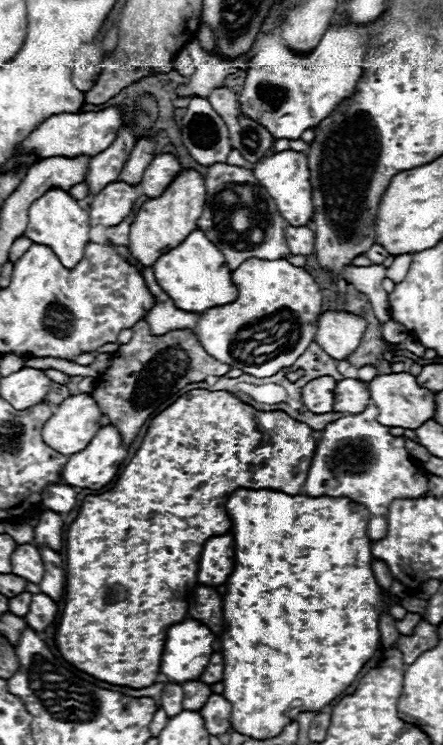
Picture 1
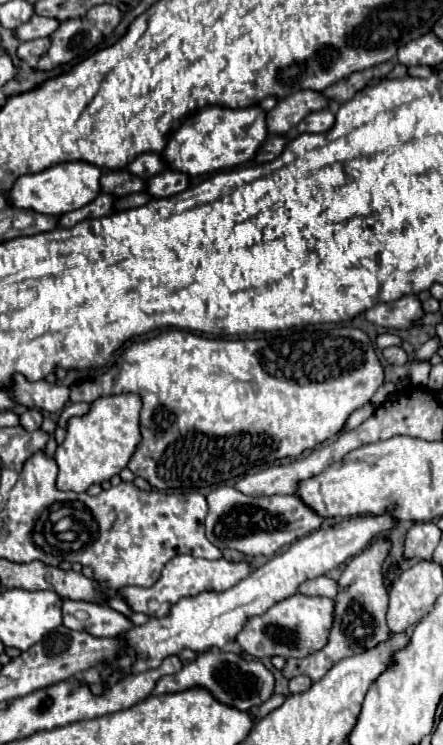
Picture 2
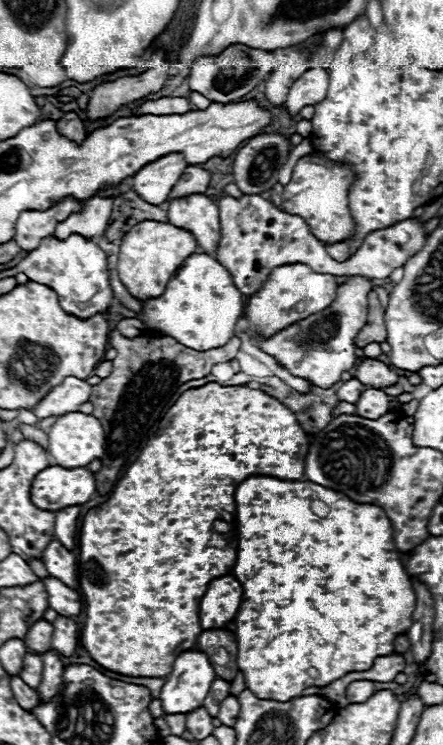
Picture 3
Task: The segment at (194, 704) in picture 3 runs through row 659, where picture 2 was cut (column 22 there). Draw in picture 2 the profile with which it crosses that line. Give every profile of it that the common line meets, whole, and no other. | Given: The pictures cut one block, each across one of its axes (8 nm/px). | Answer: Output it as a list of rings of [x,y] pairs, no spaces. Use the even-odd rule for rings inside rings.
[[[62,162],[48,170],[42,170],[38,174],[20,176],[16,180],[14,188],[8,192],[8,198],[16,208],[34,210],[40,214],[50,214],[50,216],[62,216],[66,212],[86,206],[102,192],[100,176],[102,176],[100,168],[92,166],[88,162]]]

